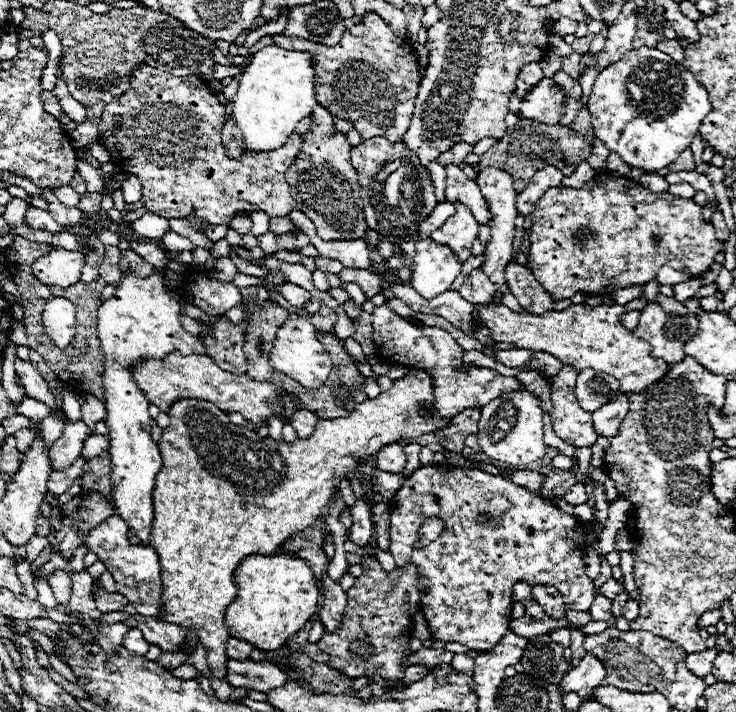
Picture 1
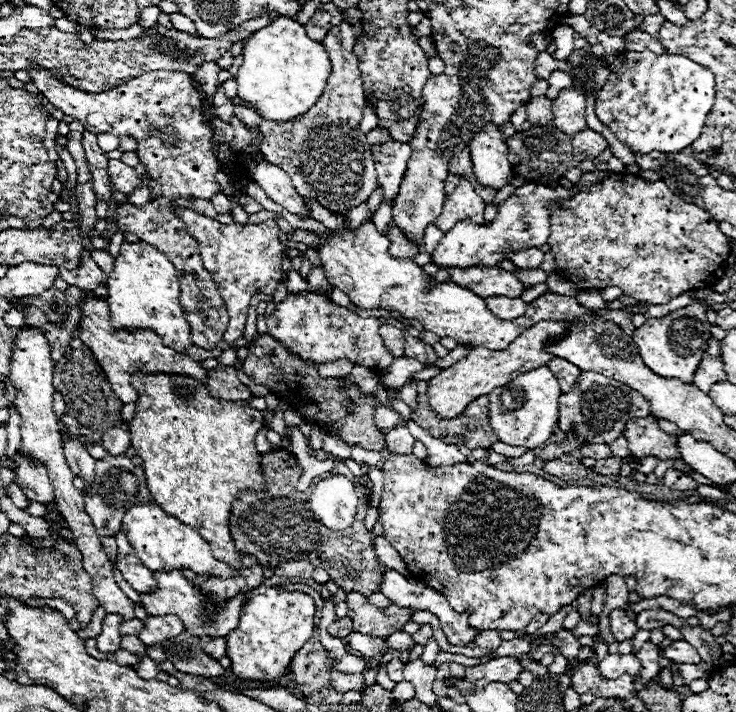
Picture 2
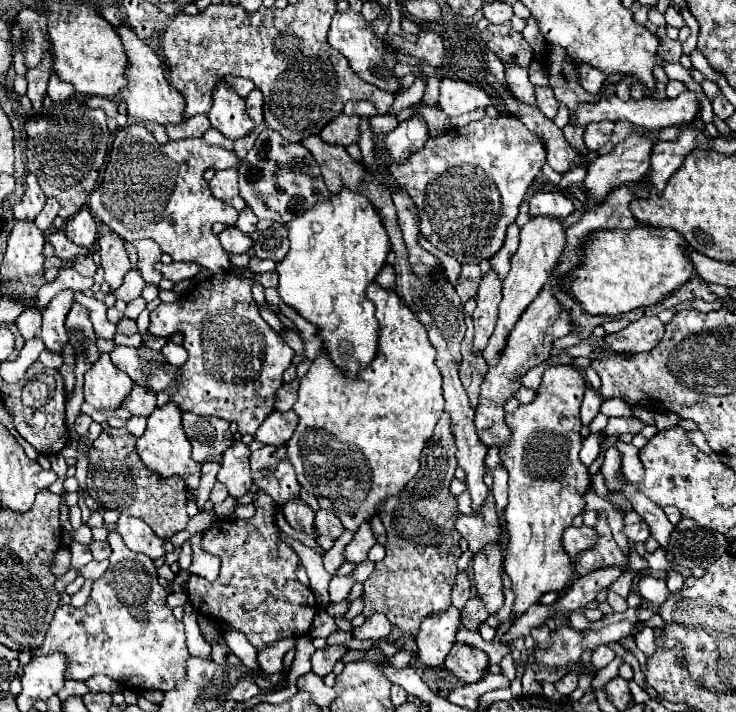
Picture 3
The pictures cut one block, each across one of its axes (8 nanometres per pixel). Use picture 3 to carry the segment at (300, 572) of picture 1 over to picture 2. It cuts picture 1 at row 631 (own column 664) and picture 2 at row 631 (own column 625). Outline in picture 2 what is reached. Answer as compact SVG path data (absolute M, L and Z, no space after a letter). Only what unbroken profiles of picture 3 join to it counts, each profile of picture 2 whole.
M264 584L254 588L242 606L238 628L226 636L226 656L232 662L230 670L242 680L264 682L284 676L296 652L314 632L314 614L314 600L304 592L284 592Z

